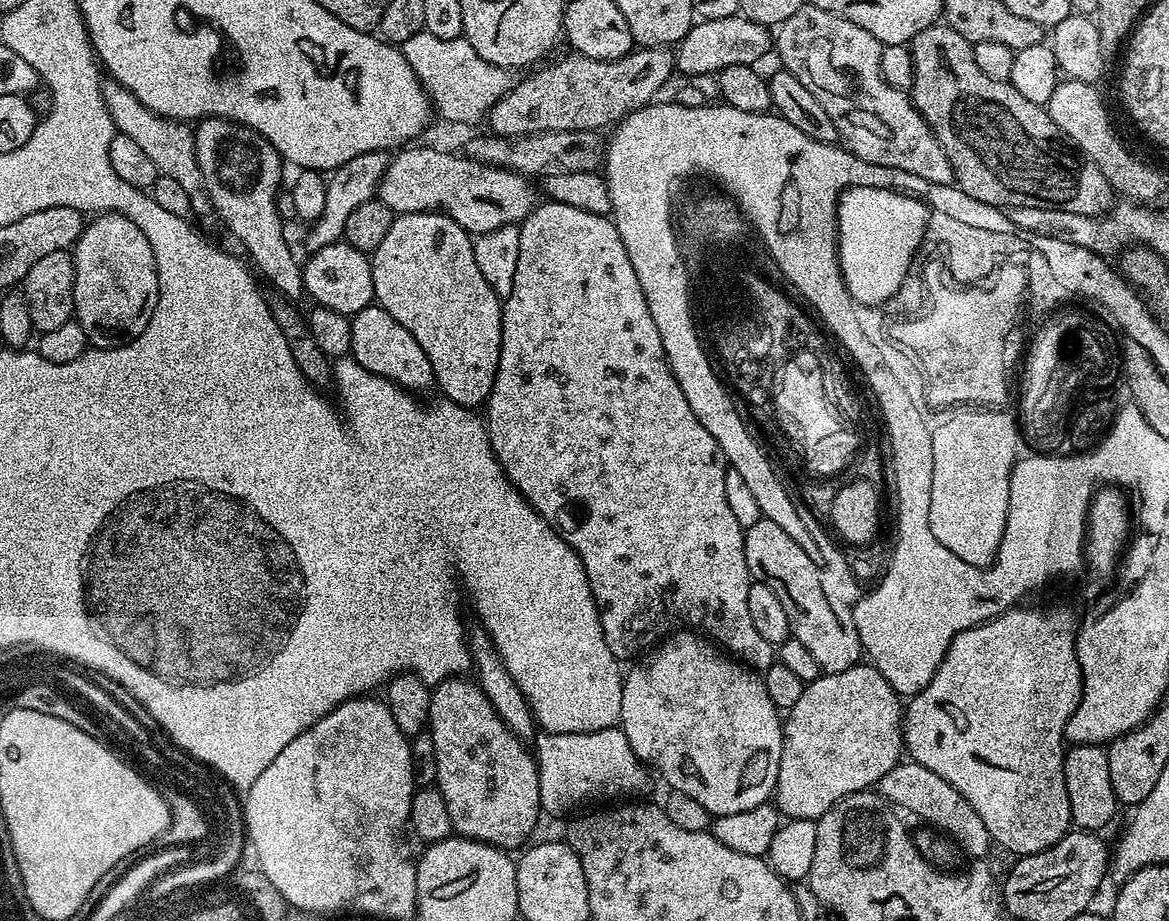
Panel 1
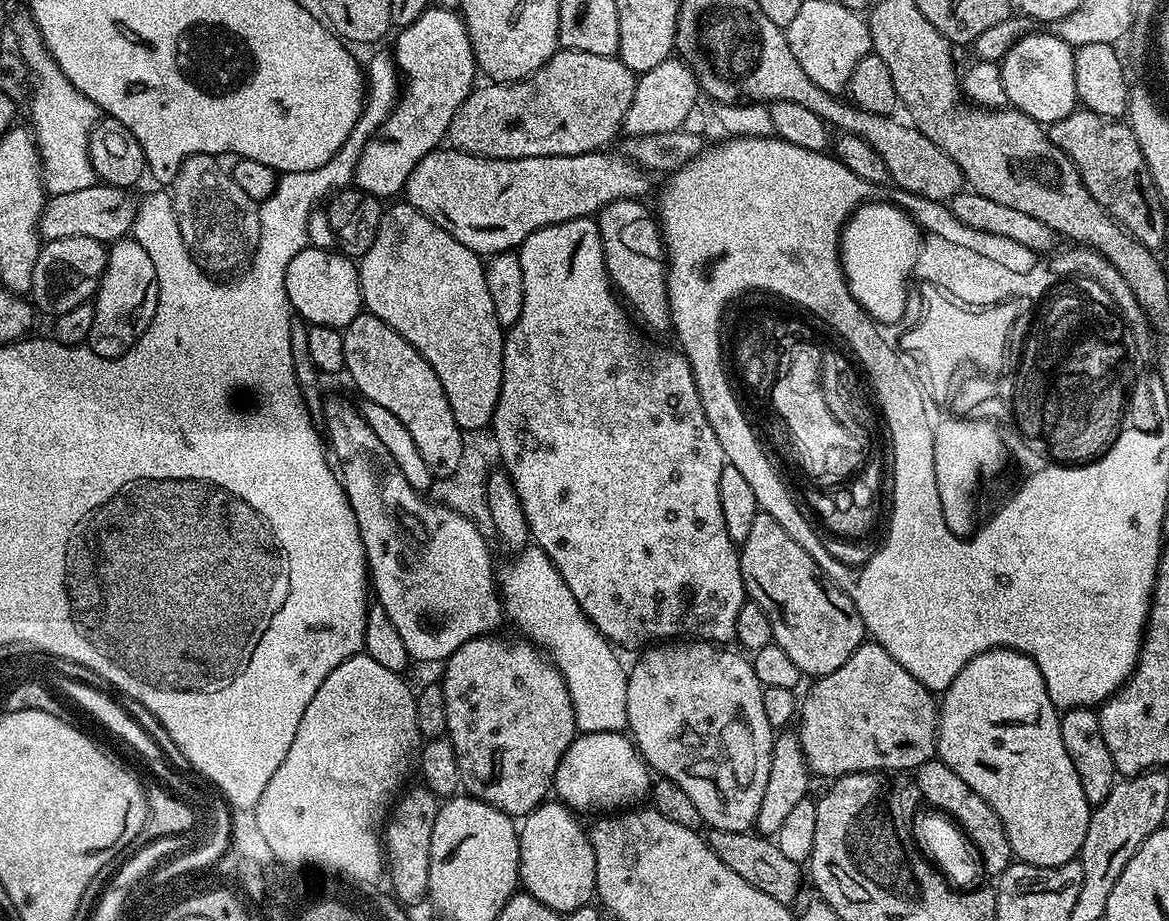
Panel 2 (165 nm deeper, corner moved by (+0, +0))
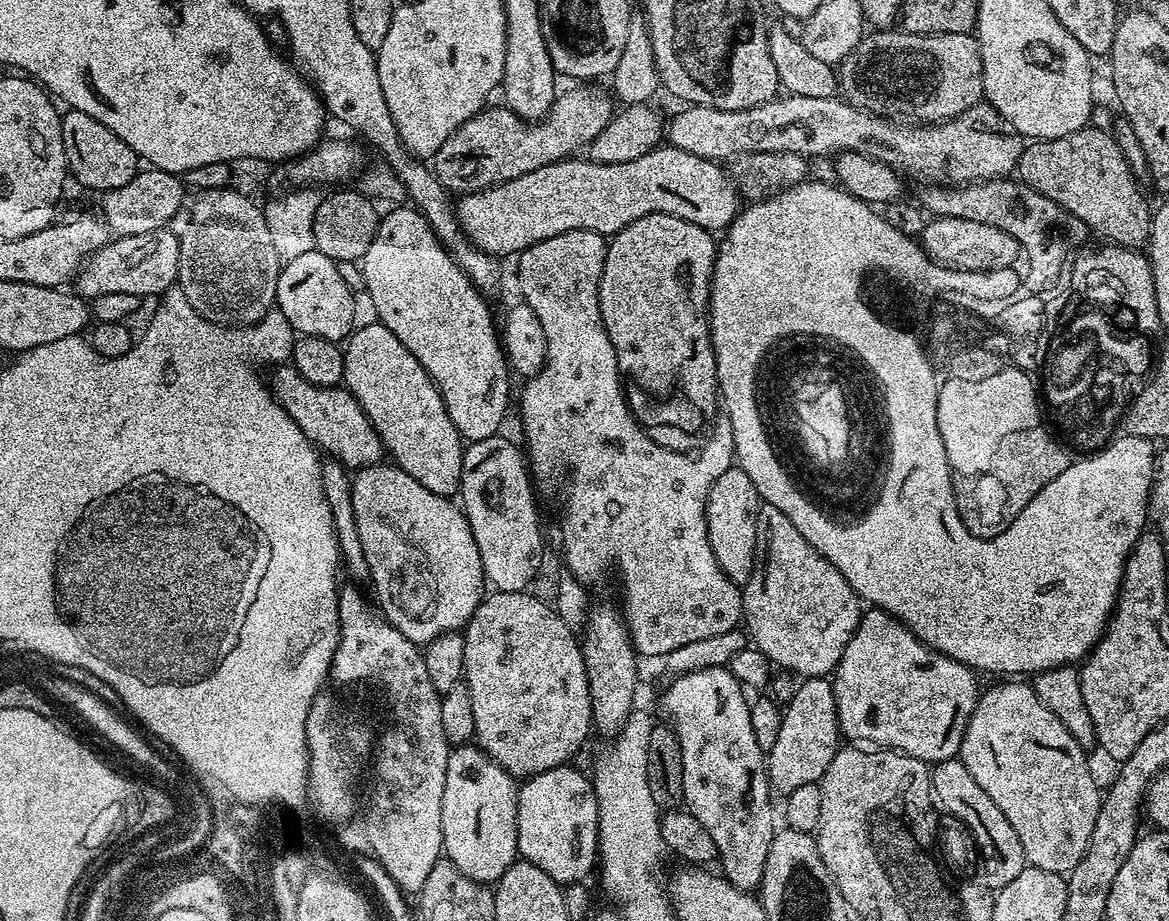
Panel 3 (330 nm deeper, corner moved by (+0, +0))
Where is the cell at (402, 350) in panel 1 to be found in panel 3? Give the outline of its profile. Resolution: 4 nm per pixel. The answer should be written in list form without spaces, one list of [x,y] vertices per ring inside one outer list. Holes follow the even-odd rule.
[[[379,322],[357,327],[347,337],[343,350],[343,387],[352,392],[367,414],[391,463],[434,494],[455,497],[460,491],[466,444],[450,422],[442,394],[422,362]]]

